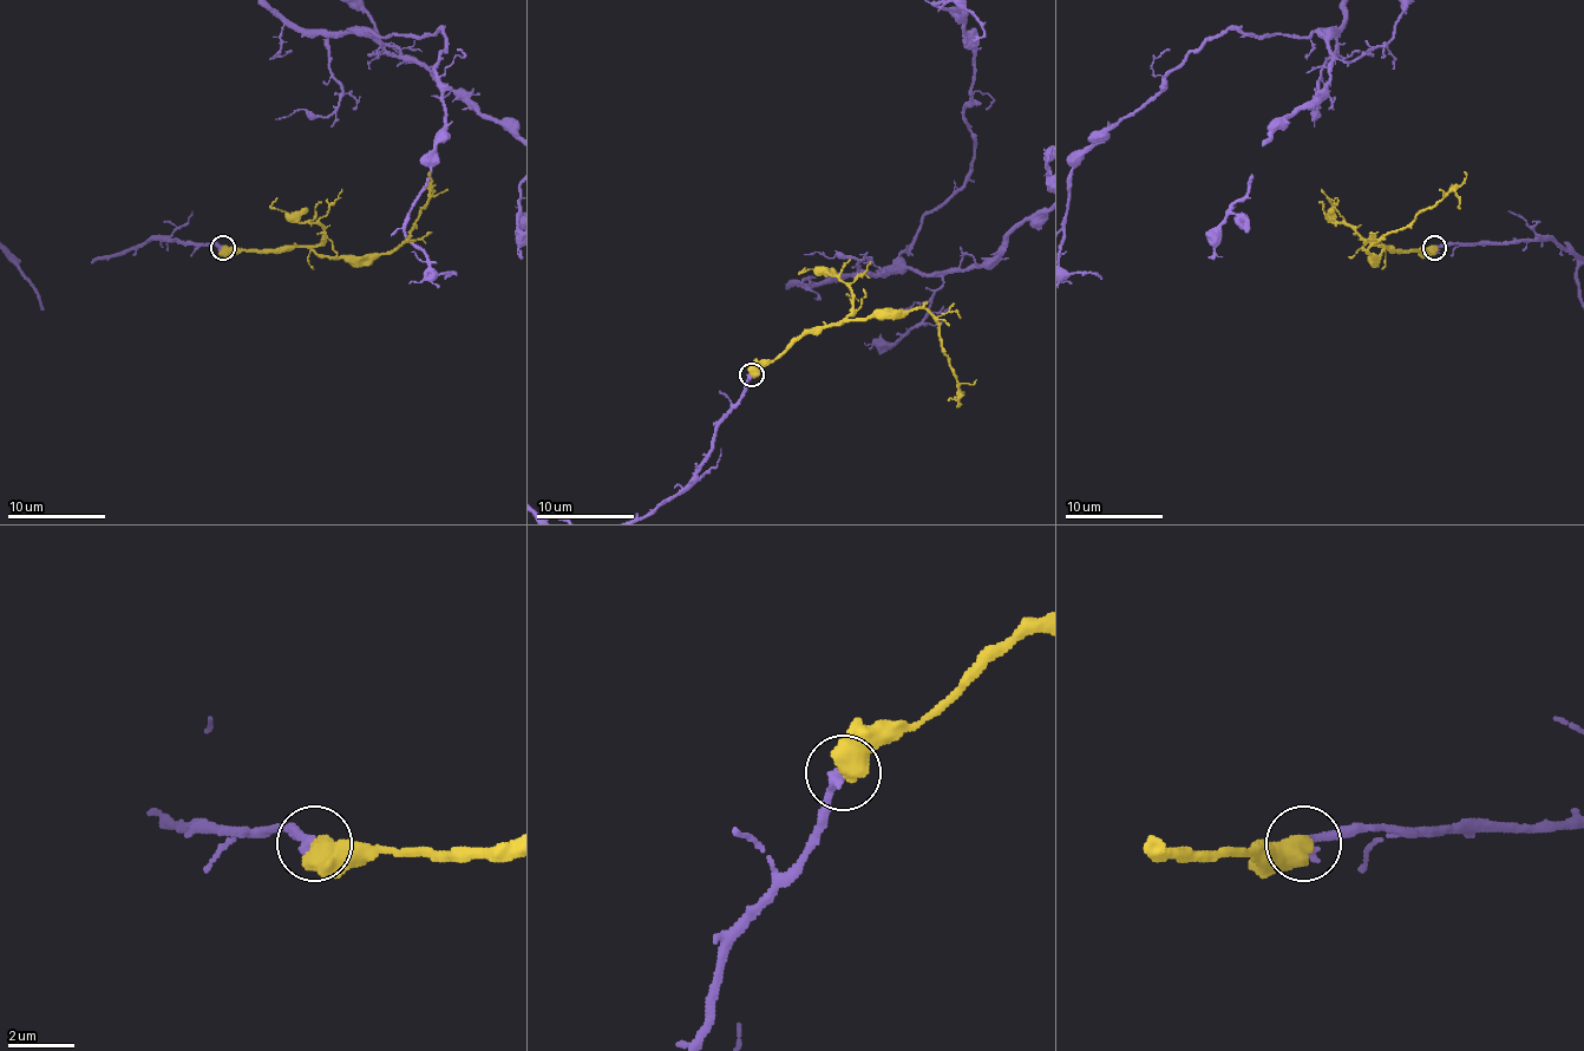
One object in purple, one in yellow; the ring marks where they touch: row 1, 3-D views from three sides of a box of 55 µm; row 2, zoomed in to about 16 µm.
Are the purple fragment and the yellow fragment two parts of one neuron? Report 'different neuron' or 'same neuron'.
same neuron

